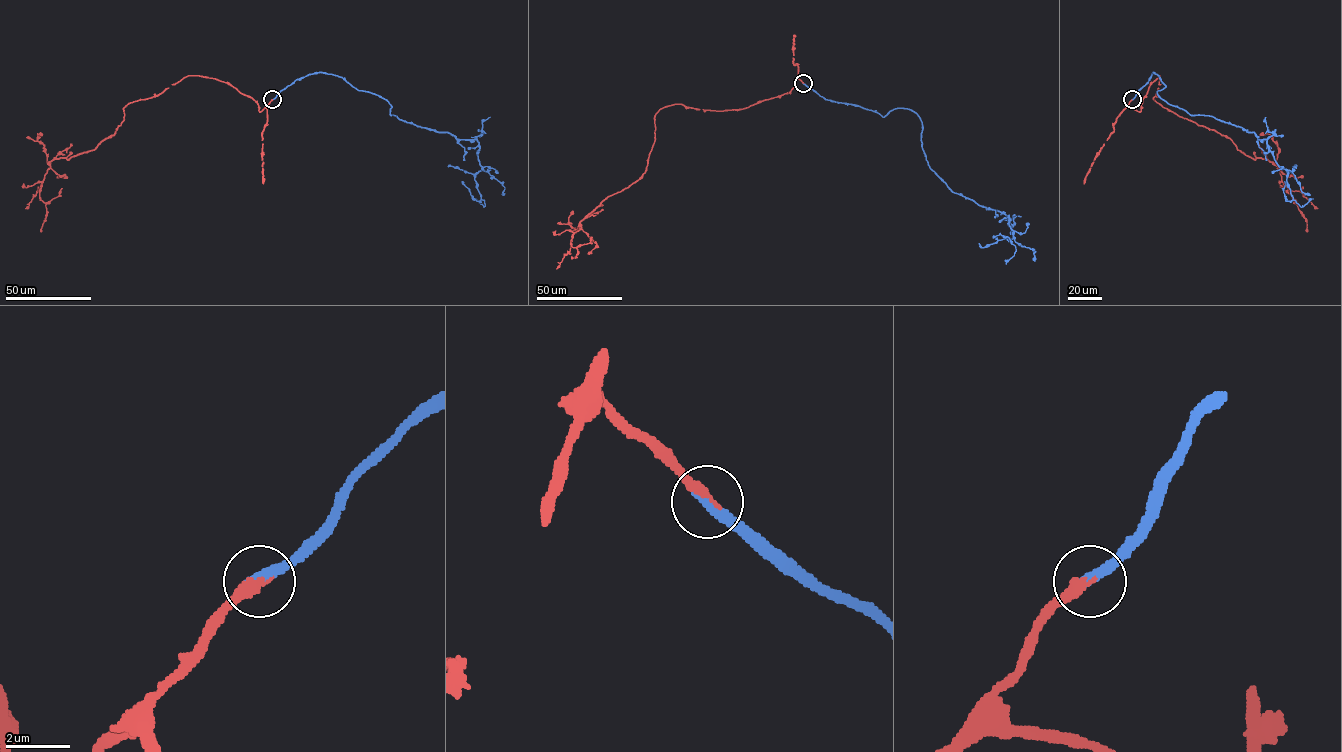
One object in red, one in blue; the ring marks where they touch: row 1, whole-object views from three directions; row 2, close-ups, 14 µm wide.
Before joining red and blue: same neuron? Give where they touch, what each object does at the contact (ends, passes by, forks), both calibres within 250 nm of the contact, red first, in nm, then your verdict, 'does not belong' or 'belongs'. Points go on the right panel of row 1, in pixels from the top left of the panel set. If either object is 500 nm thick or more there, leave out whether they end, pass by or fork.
at (1132, 99); red ends there; blue ends there; 320 nm thick on the red side, 400 nm on the other; belongs

